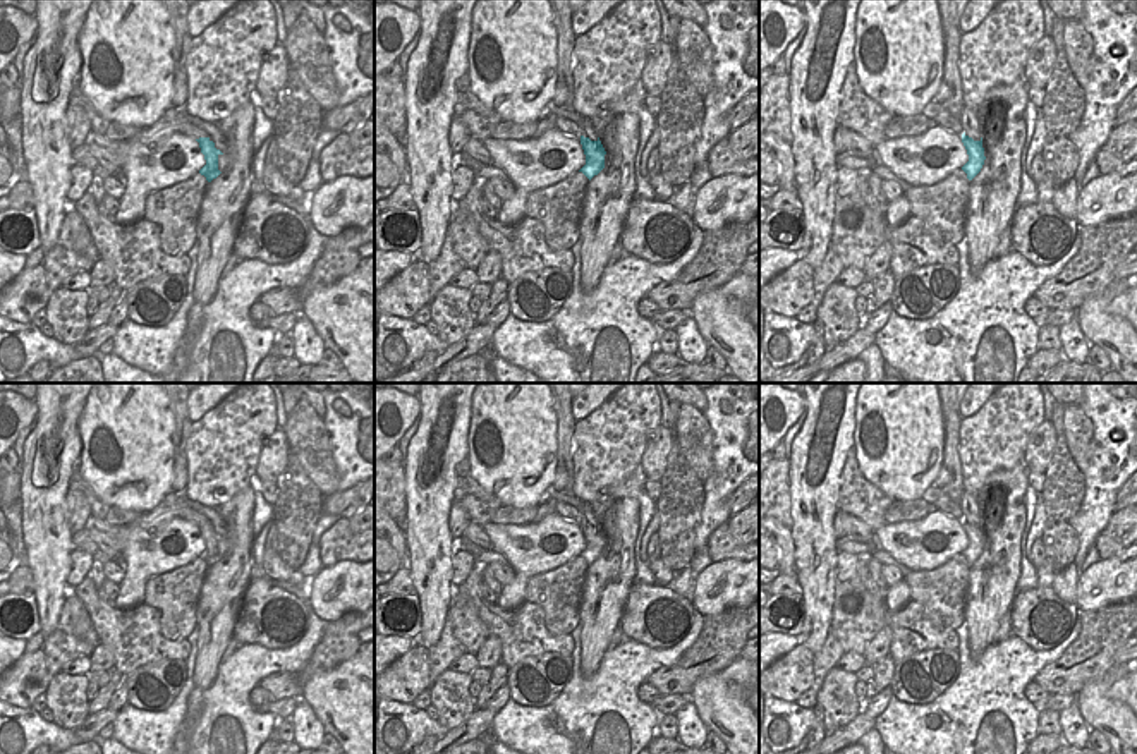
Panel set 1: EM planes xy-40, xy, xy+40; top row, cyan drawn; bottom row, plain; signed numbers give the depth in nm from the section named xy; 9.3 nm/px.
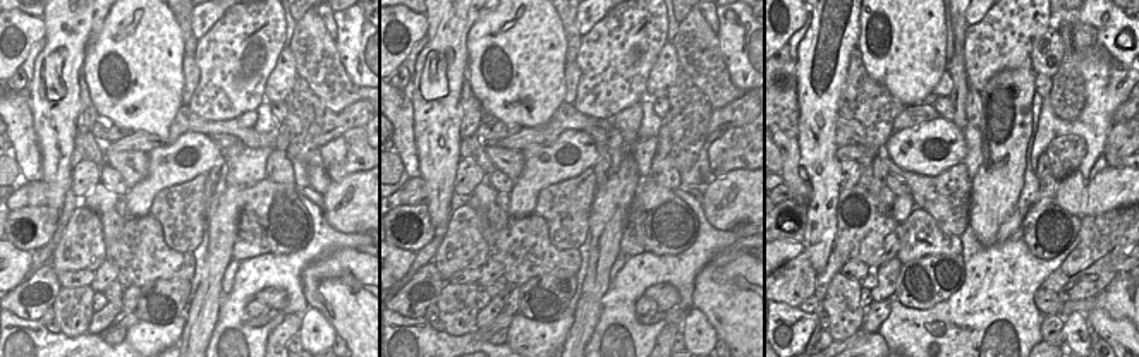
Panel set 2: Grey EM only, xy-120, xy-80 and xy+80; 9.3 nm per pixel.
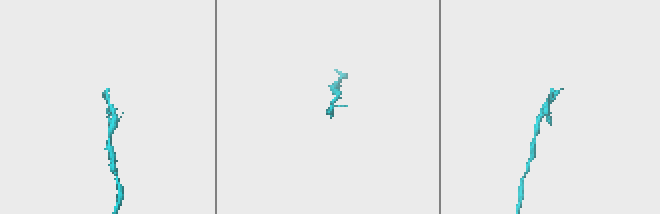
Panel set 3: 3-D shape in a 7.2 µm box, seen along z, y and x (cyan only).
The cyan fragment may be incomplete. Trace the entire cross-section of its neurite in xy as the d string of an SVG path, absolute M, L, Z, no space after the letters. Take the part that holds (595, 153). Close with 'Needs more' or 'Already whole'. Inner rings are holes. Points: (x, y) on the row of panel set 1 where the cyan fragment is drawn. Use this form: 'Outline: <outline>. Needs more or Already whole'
Outline: M581 117L575 124L581 127L581 144L586 155L586 165L579 172L582 172L591 180L605 168L606 151L589 119Z. Needs more

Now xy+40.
Outline: M964 106L960 113L960 125L964 129L962 143L969 155L969 161L962 167L962 170L967 173L967 179L972 180L981 172L986 160L977 112Z. Needs more

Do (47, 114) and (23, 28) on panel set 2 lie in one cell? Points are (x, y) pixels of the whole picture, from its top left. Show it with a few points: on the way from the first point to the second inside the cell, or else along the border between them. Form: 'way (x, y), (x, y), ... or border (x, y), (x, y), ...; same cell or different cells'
border (42, 18), (45, 36); different cells

